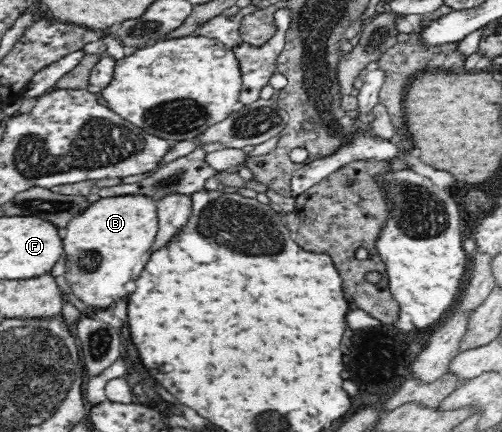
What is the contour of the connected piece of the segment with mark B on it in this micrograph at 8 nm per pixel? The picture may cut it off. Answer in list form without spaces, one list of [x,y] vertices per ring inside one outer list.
[[[124,194],[108,198],[100,198],[86,208],[84,214],[78,214],[72,222],[68,222],[63,234],[63,249],[66,252],[64,274],[67,283],[70,284],[74,296],[86,302],[88,306],[96,309],[107,309],[118,298],[126,296],[122,294],[124,284],[132,278],[132,268],[136,262],[142,260],[142,254],[150,250],[154,236],[159,229],[159,219],[156,200],[145,194]]]

